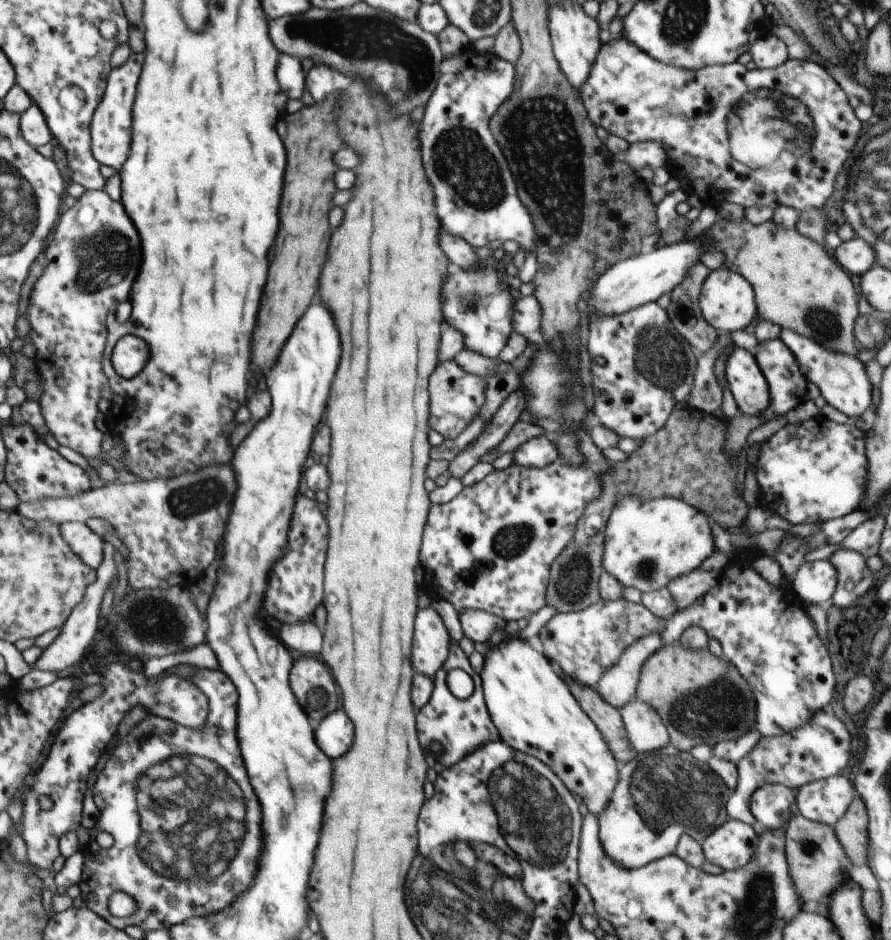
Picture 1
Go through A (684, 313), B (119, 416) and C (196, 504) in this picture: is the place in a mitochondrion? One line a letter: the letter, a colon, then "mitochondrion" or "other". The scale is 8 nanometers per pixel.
A: mitochondrion
B: other
C: mitochondrion

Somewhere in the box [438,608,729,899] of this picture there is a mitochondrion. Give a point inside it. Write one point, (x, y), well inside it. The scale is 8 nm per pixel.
(665, 791)

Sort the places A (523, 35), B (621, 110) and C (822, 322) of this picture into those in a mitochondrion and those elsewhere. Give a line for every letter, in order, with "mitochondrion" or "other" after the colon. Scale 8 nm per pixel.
A: other
B: other
C: mitochondrion

